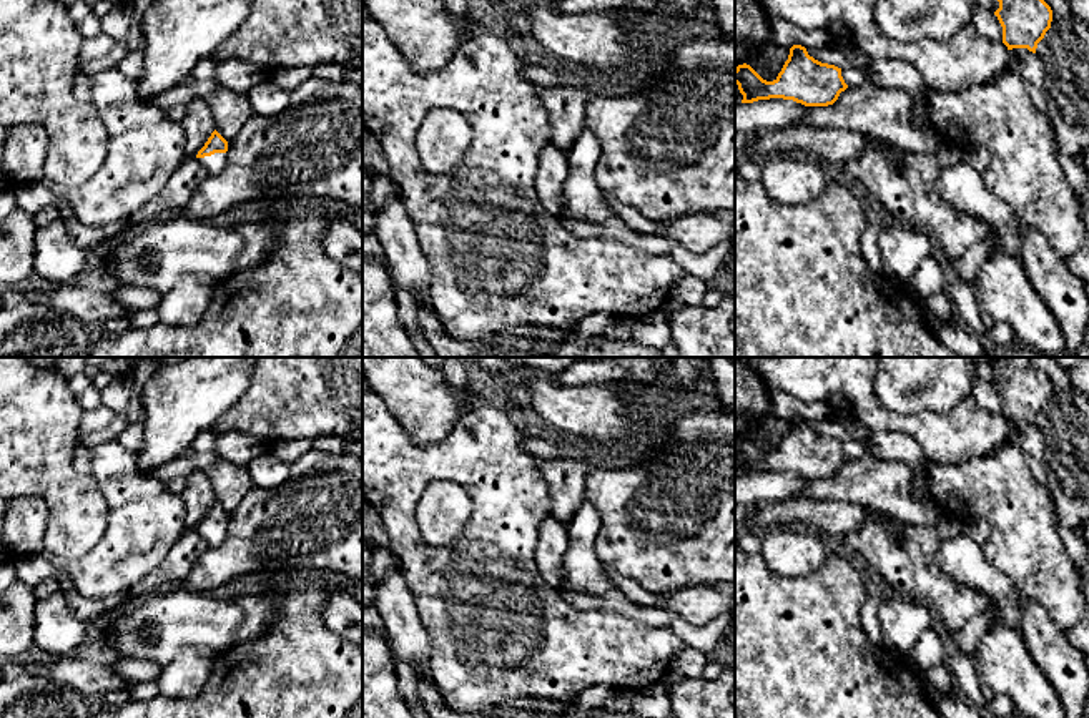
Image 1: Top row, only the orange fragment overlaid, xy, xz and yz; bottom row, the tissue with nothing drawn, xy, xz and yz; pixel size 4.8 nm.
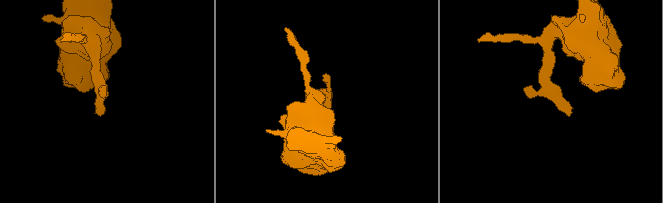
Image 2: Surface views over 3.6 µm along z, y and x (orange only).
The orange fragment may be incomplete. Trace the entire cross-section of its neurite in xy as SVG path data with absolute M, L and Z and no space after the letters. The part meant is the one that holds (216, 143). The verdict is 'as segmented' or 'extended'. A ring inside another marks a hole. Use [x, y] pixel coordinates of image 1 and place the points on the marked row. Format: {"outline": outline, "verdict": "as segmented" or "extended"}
{"outline": "M214 130L204 146L198 151L196 160L209 176L218 175L228 160L228 141Z", "verdict": "extended"}

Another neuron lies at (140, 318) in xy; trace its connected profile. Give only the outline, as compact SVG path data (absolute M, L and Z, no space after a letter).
M135 309L125 317L133 329L148 329L160 322L155 309Z

